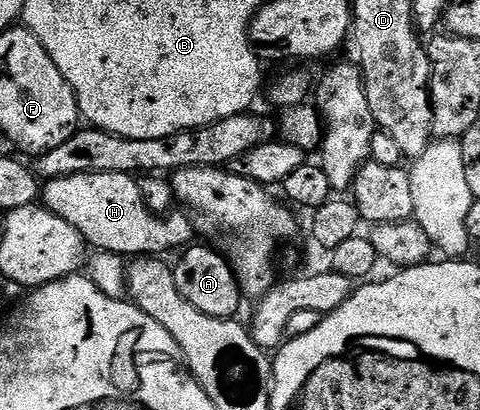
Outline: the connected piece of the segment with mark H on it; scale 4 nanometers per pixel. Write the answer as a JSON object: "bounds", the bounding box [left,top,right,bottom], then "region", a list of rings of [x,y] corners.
{"bounds":[41,173,195,257],"region":[[[77,173],[69,177],[48,179],[41,187],[41,203],[69,221],[69,225],[73,225],[73,229],[77,229],[92,248],[114,255],[163,257],[166,251],[178,252],[194,240],[191,239],[195,235],[192,216],[183,209],[172,210],[166,218],[155,215],[149,205],[145,205],[139,179],[134,175]]]}

